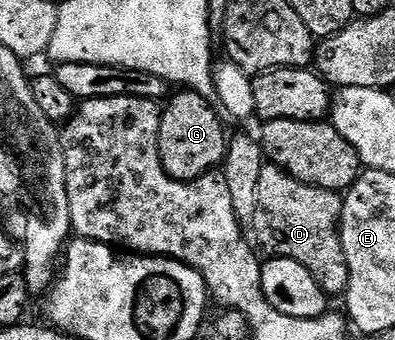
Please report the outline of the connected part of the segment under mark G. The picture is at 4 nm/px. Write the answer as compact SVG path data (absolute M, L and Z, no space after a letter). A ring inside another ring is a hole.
M181 89L164 104L161 112L161 124L159 125L159 157L166 173L180 183L190 183L199 177L216 172L225 162L227 150L227 134L221 124L218 108L209 104L210 100L198 91Z

